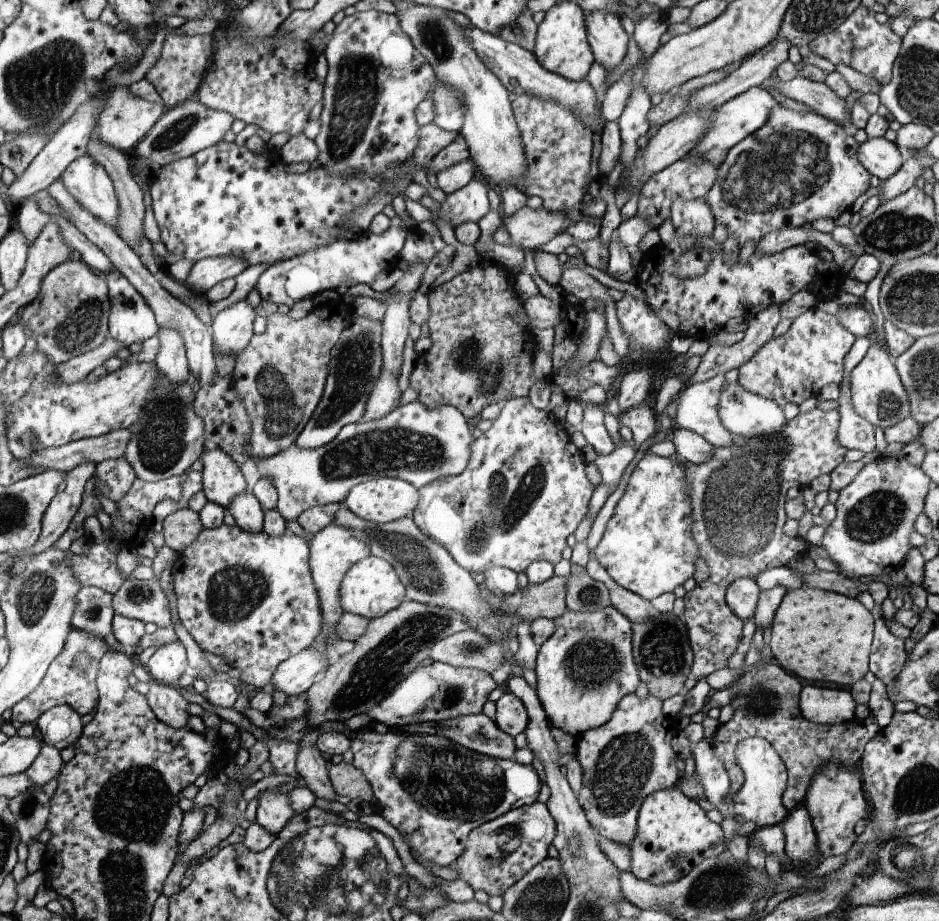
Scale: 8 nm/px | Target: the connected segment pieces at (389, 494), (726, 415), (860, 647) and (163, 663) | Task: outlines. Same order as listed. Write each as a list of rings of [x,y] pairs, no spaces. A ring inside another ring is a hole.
[[[382,477],[360,483],[358,486],[352,488],[344,504],[363,520],[382,524],[412,517],[412,513],[419,506],[420,499],[419,489],[415,485],[399,478]]]
[[[725,382],[720,392],[720,402],[718,402],[717,413],[726,430],[733,436],[746,438],[762,438],[768,434],[778,434],[784,430],[788,424],[784,418],[783,408],[776,404],[775,400],[756,396],[755,393],[748,392],[743,385],[737,382]]]
[[[803,584],[800,588],[788,589],[776,609],[769,632],[772,635],[770,650],[773,661],[789,673],[796,674],[804,683],[832,682],[844,689],[864,678],[868,672],[874,629],[871,611],[857,598]]]
[[[178,641],[155,649],[154,654],[148,660],[146,670],[150,672],[152,680],[158,684],[175,686],[180,676],[185,673],[186,666],[188,666],[186,650]]]

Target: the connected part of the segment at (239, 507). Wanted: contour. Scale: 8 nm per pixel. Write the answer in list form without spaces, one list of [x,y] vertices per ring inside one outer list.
[[[242,492],[227,509],[234,516],[236,525],[240,528],[256,534],[263,531],[265,514],[254,493]]]

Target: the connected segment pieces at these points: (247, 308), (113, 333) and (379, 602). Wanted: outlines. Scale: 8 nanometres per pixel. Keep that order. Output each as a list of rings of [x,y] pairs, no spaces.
[[[246,299],[221,310],[216,318],[212,319],[210,326],[216,352],[234,358],[244,352],[254,335],[252,324],[255,317],[254,307],[250,306]]]
[[[120,272],[105,275],[110,290],[110,336],[126,348],[151,339],[159,330],[158,318],[138,289]]]
[[[370,555],[359,560],[343,579],[344,613],[362,615],[368,619],[382,617],[394,611],[408,596],[407,586],[396,572],[395,567],[383,558]]]

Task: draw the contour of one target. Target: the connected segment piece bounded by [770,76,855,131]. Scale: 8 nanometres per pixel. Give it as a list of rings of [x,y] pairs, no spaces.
[[[797,76],[790,81],[776,80],[770,86],[778,88],[778,92],[782,96],[809,106],[814,113],[818,113],[834,122],[841,122],[842,126],[855,130],[845,99],[838,97],[826,83]]]

